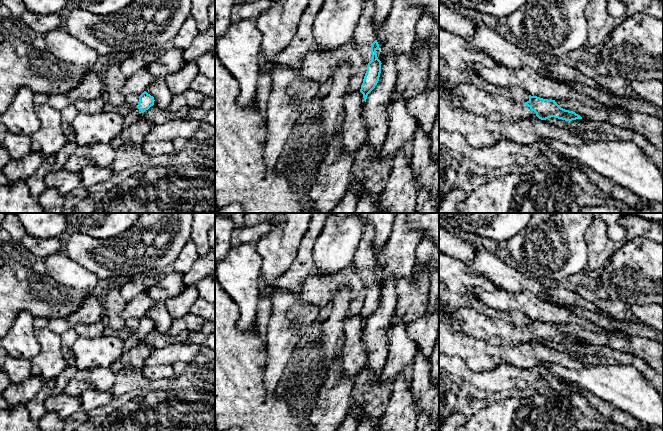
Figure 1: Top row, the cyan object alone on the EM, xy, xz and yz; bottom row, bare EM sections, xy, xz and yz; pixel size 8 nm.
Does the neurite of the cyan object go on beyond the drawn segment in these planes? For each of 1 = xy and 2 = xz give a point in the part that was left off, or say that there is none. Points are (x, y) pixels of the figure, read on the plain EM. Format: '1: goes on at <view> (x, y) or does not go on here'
1: goes on at xy (135, 338)
2: goes on at xz (364, 259)

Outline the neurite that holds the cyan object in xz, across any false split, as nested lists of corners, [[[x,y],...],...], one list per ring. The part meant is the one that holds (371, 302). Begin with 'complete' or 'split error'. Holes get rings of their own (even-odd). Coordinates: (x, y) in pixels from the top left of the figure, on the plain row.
split error; [[[368,222],[364,226],[364,232],[354,255],[355,269],[367,288],[360,316],[366,326],[368,318],[375,312],[381,297],[381,285],[378,283],[376,274],[379,268],[376,264],[373,240],[375,236],[374,226]]]

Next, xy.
split error; [[[144,315],[139,320],[137,331],[124,341],[124,345],[127,347],[134,347],[138,343],[141,343],[143,341],[143,337],[154,329],[154,325],[154,321]]]

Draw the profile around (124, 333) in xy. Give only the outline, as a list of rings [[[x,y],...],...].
[[[128,318],[125,320],[125,328],[120,331],[112,330],[108,325],[104,330],[104,335],[107,336],[116,336],[121,339],[126,339],[130,337],[133,333],[137,332],[139,326],[139,319]]]

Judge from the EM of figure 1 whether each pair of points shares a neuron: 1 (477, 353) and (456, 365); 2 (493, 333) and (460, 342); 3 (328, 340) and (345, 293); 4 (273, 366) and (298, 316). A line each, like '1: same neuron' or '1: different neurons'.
1: different neurons
2: different neurons
3: same neuron
4: same neuron

